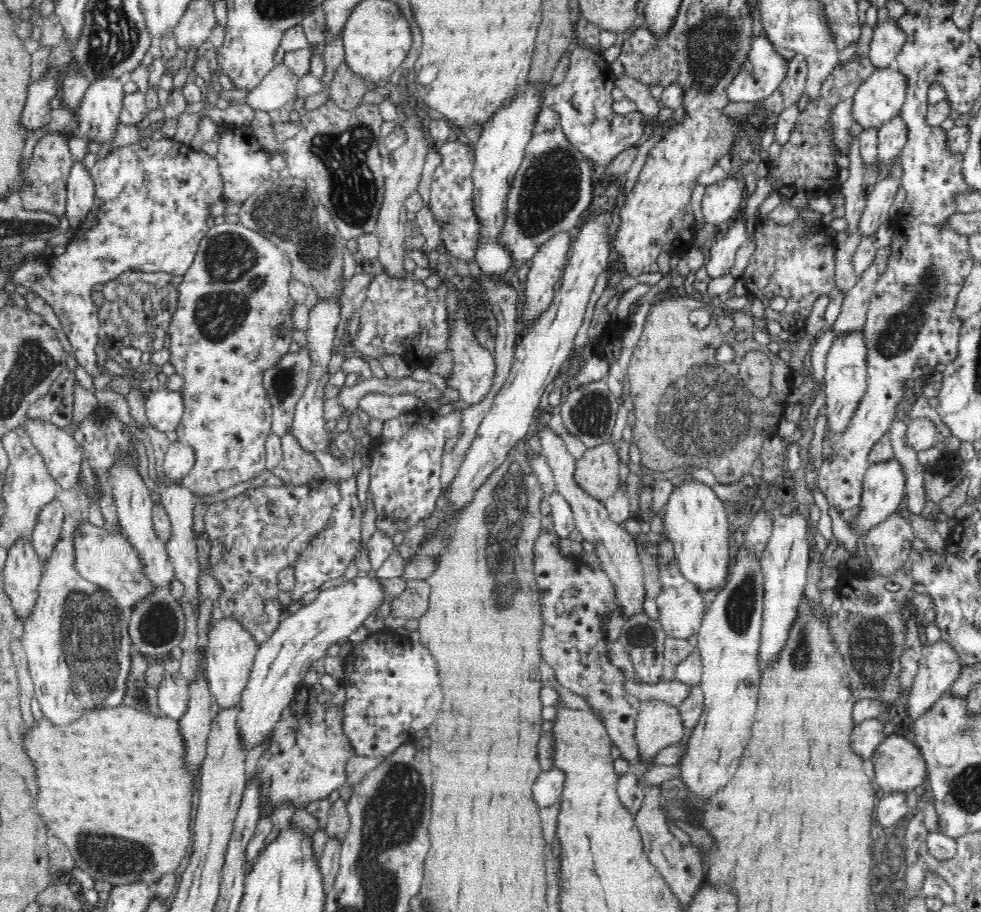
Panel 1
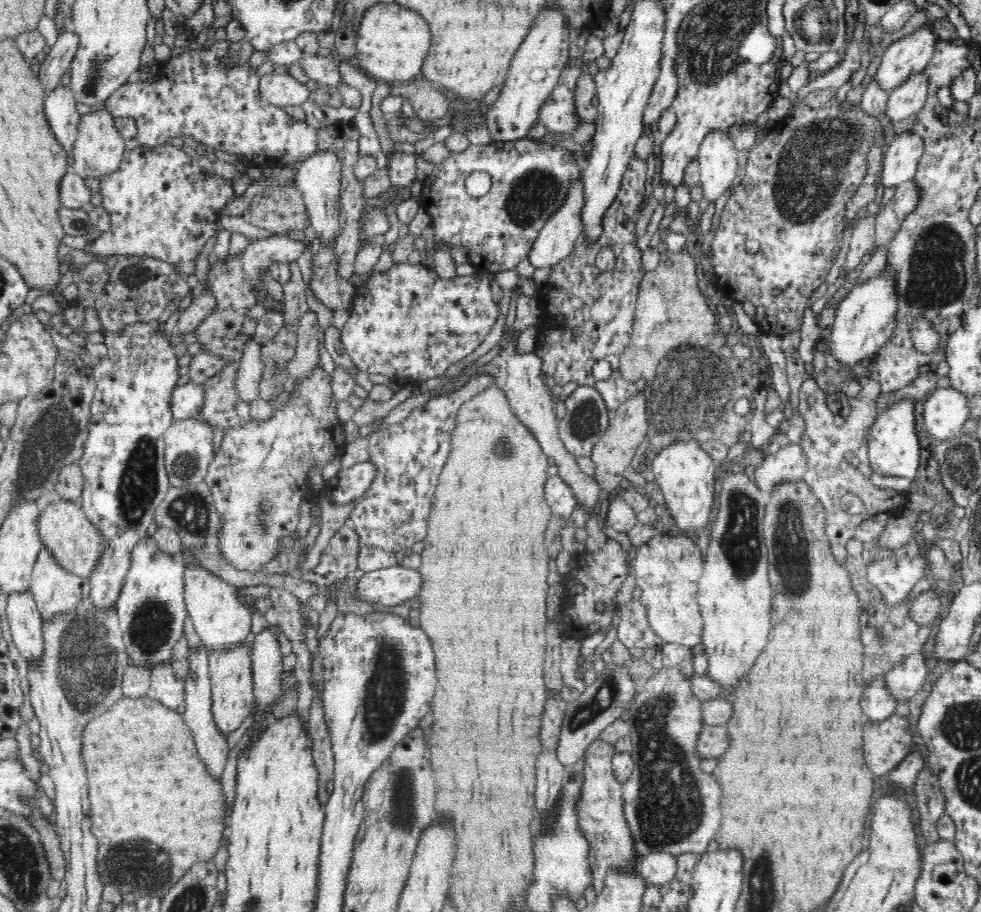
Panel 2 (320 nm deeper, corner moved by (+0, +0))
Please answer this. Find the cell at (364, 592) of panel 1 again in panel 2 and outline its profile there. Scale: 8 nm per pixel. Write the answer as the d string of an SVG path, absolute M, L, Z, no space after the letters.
M396 564L366 572L358 580L356 598L366 602L376 602L376 606L398 606L417 596L422 588L419 570Z

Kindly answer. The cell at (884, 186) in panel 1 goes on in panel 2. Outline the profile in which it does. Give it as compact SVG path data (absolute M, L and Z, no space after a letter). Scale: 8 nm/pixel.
M910 129L895 135L884 153L880 184L896 188L905 180L914 179L923 152L924 139L918 133Z

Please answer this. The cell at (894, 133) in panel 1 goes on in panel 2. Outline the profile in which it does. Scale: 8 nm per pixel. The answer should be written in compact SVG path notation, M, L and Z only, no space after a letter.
M924 71L910 76L906 83L889 93L885 114L891 122L905 120L916 115L927 102L929 79Z

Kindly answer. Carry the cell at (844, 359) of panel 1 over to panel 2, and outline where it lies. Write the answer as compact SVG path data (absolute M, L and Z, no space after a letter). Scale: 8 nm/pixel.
M884 267L875 278L870 278L861 285L854 284L844 291L835 310L830 334L830 353L844 368L852 368L864 358L873 359L880 347L892 336L897 312L896 283L890 269Z

